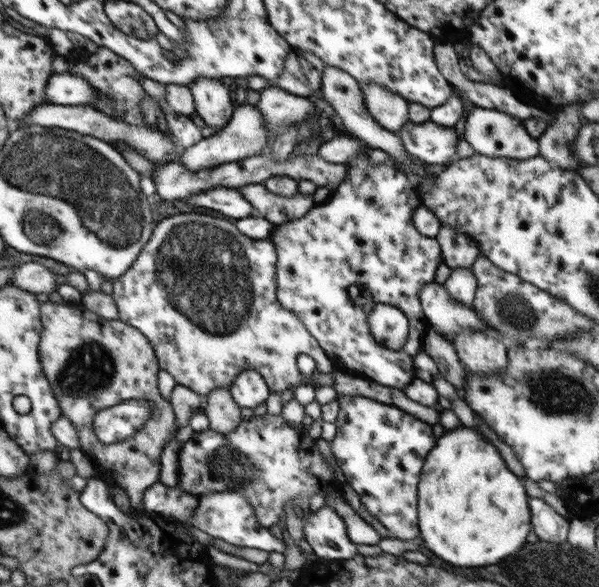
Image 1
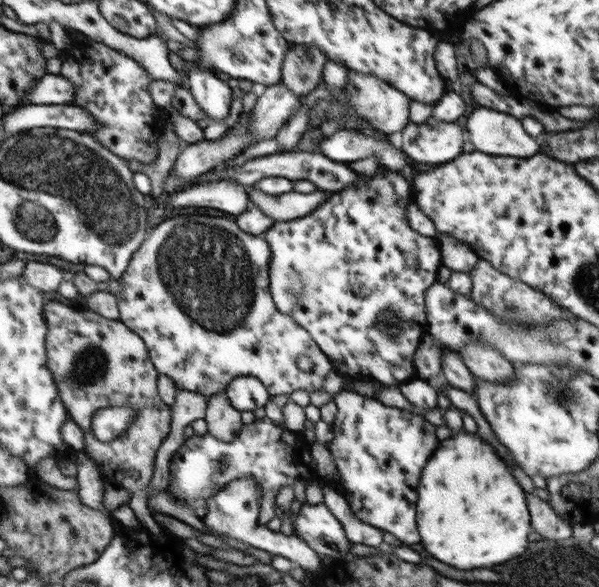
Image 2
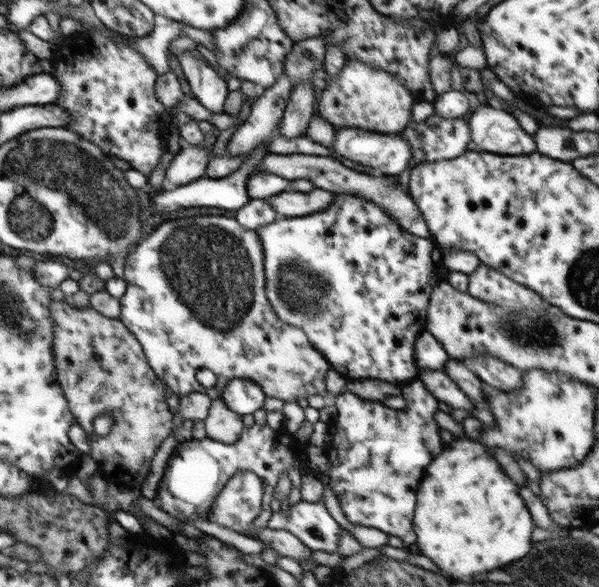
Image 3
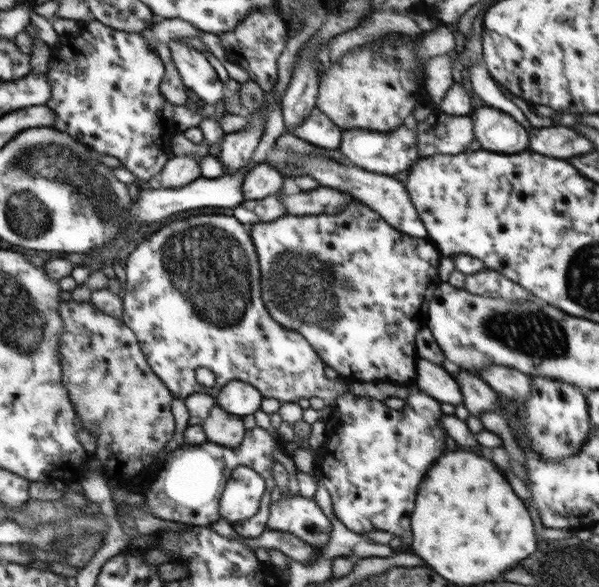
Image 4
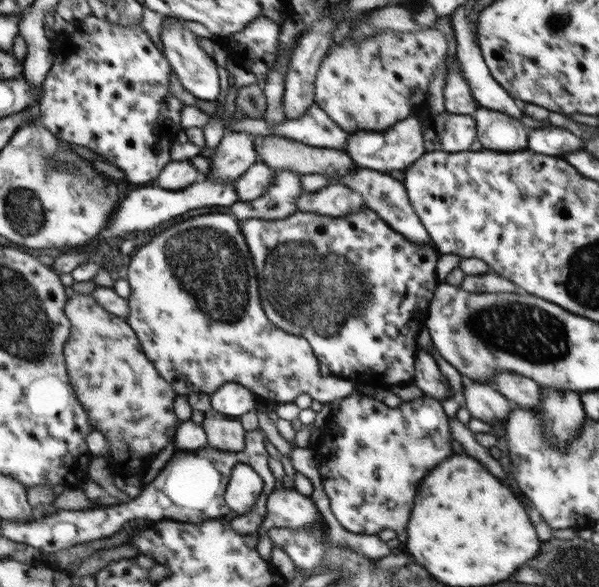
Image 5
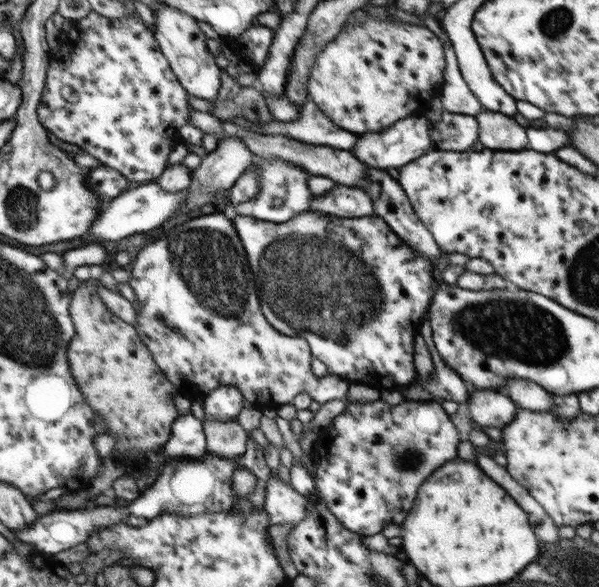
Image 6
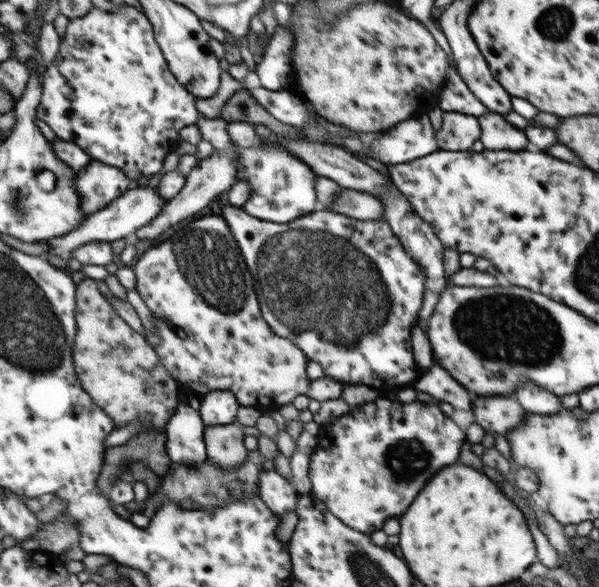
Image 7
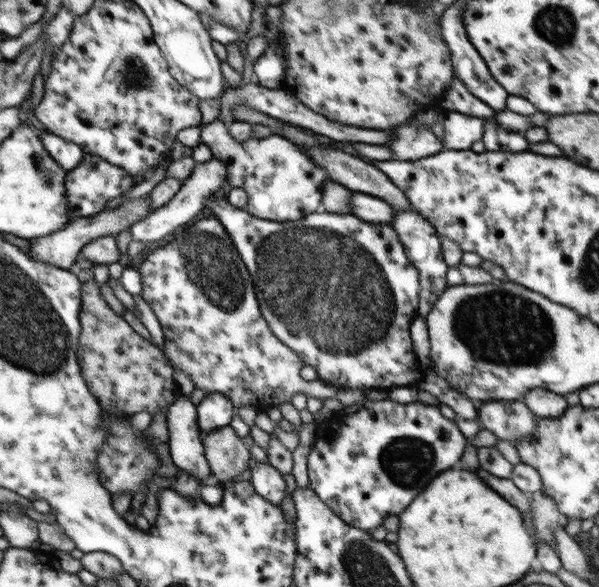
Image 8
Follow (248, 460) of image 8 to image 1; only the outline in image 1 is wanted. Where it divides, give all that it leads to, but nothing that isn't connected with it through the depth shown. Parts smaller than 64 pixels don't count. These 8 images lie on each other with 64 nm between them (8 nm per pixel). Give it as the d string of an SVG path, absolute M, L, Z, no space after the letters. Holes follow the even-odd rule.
M229 388L213 390L204 397L203 401L210 429L226 436L242 422L241 408L234 402Z

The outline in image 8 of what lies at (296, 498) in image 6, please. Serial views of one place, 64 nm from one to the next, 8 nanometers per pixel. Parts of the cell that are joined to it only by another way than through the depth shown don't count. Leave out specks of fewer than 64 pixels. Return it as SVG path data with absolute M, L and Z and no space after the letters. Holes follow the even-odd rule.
M252 462L252 486L254 490L268 499L274 505L280 504L285 498L285 482L283 474L278 472L270 463Z

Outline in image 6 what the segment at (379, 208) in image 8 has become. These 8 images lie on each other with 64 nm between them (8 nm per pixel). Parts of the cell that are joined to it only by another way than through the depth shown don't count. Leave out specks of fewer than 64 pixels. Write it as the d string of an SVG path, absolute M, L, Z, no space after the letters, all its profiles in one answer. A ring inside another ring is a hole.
M338 185L324 197L315 197L311 211L322 211L342 218L364 218L375 214L372 198L362 189Z

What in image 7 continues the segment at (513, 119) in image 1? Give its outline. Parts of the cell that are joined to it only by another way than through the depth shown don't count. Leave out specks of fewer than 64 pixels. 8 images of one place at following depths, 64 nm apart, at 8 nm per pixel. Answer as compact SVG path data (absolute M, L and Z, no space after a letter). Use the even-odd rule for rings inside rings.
M500 113L484 114L477 117L480 123L480 140L488 150L522 151L529 149L526 134L512 128L508 122L504 122L504 115Z

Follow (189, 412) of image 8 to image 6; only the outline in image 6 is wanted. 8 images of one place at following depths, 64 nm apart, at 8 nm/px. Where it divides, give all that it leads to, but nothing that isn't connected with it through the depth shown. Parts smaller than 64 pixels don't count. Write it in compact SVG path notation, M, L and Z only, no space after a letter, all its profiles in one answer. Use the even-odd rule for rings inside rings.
M192 413L178 415L172 422L170 439L163 444L168 458L202 458L207 452L203 421Z

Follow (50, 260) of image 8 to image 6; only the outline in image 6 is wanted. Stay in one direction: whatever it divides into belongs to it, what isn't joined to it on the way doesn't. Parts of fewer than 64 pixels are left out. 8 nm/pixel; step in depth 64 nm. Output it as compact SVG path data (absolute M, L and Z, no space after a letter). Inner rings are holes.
M155 181L146 186L128 189L121 196L101 206L101 212L92 221L87 234L79 239L119 241L132 238L133 235L139 233L152 231L160 227L174 212L177 212L185 200L187 200L187 189L178 193L166 193Z

